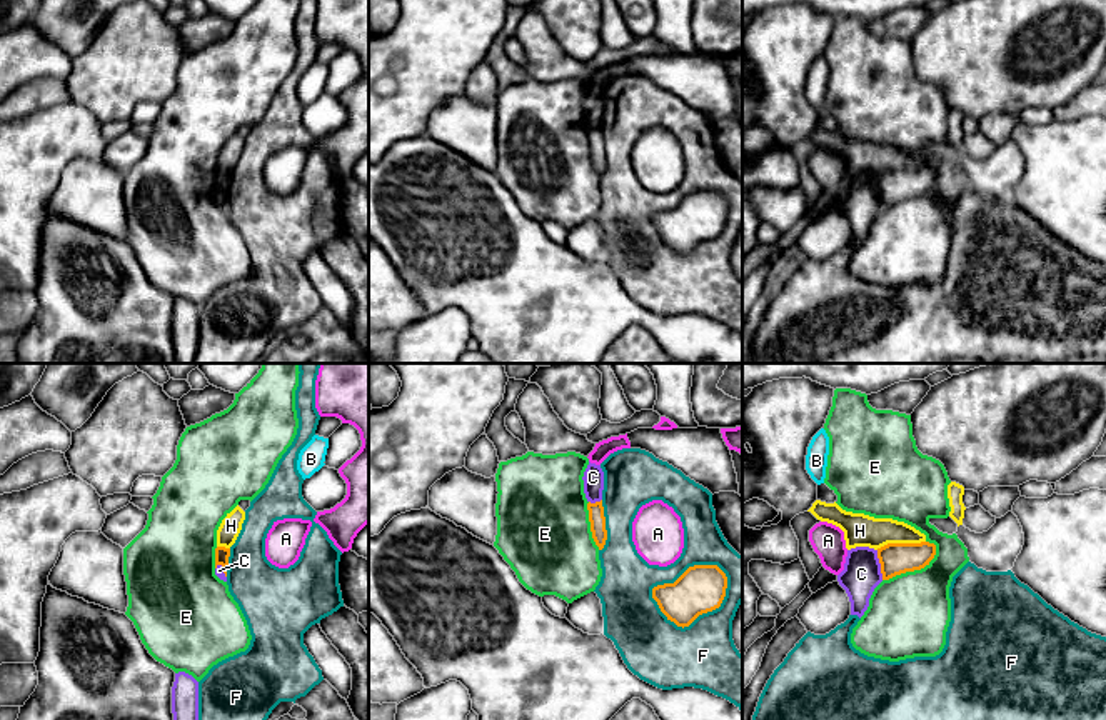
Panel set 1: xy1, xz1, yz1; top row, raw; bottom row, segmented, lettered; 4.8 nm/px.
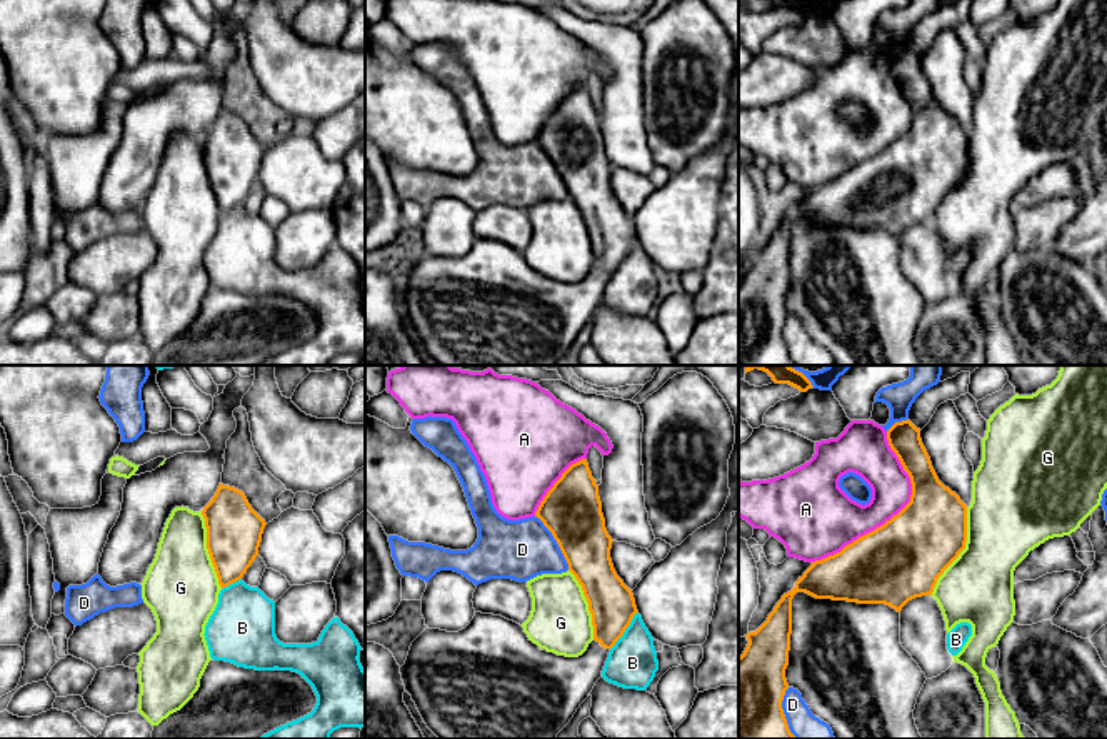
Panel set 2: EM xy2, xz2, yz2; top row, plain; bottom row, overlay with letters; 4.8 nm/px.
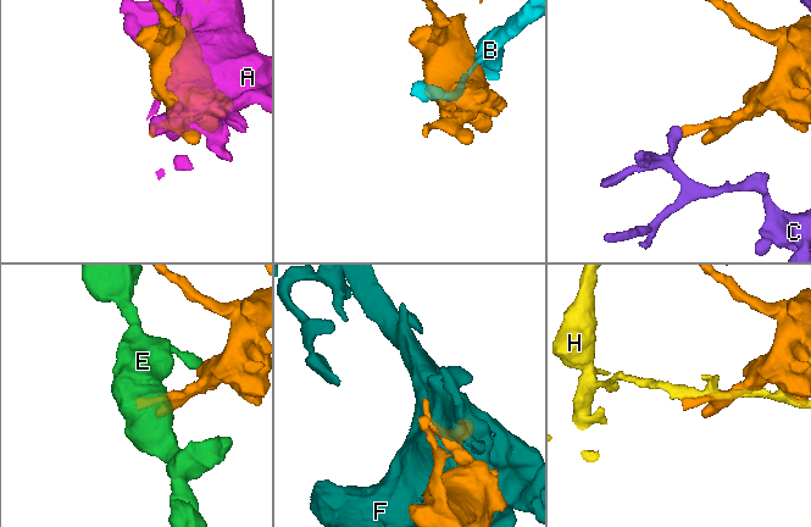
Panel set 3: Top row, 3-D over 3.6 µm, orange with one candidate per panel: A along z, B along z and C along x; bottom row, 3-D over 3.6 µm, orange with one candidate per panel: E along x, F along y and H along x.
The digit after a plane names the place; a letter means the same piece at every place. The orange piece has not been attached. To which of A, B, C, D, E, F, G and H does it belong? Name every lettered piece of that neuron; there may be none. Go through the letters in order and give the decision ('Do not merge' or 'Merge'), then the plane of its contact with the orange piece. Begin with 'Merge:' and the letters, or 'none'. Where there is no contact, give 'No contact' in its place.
Merge: none
A: Do not merge. Touches orange in yz2
B: Do not merge. Touches orange in xz2
C: Do not merge. Touches orange in yz1
D: Do not merge. Touches orange in xz2
E: Do not merge. Touches orange in yz1
F: Do not merge. Touches orange in xz1
G: Do not merge. Touches orange in yz2
H: Do not merge. Touches orange in yz1

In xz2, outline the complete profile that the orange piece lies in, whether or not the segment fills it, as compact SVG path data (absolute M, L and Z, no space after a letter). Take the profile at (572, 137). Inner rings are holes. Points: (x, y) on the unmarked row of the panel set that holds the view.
M587 85L572 90L540 128L535 143L552 158L569 197L582 212L594 267L579 284L540 277L523 254L502 242L475 239L458 259L428 255L412 269L400 294L405 317L438 365L557 365L602 304L610 275L639 239L632 217L617 202L599 112Z

